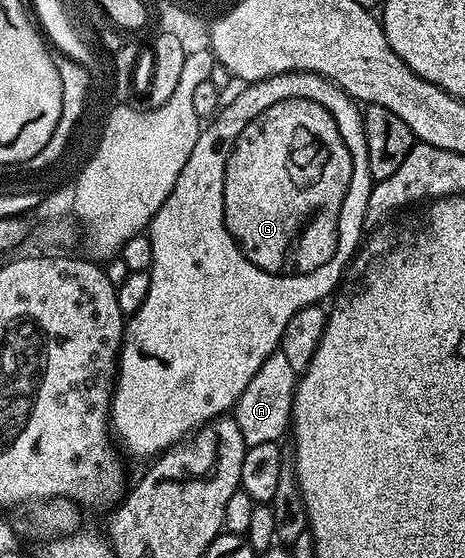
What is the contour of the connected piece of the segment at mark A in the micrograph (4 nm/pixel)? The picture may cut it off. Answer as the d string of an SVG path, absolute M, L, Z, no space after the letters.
M275 350L263 361L263 365L253 377L250 384L240 394L233 410L233 418L243 434L248 447L278 442L281 435L288 430L292 418L293 395L296 391L297 373L291 368L286 356Z

